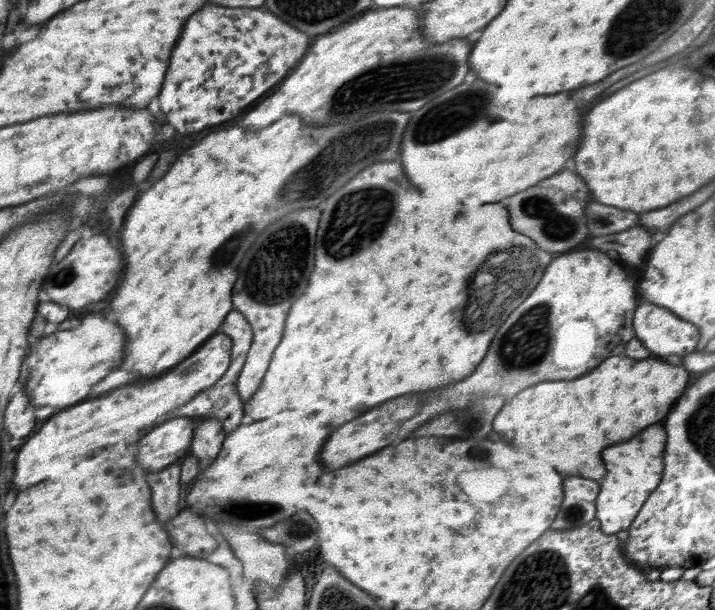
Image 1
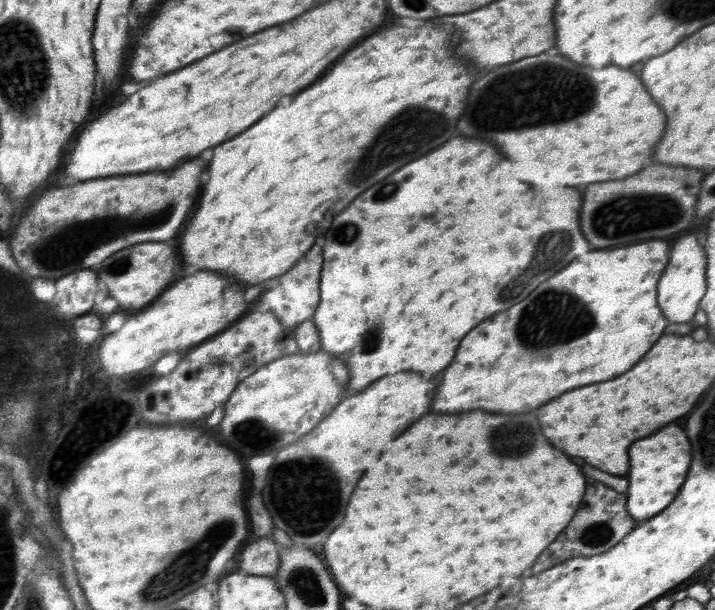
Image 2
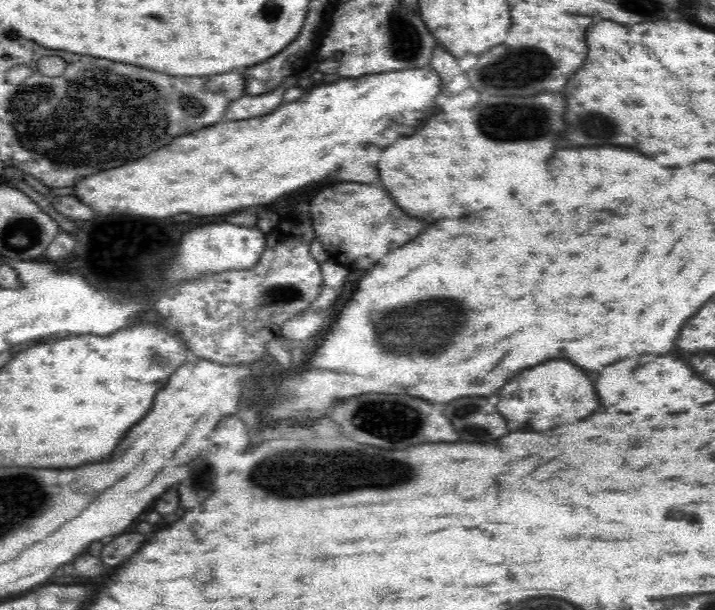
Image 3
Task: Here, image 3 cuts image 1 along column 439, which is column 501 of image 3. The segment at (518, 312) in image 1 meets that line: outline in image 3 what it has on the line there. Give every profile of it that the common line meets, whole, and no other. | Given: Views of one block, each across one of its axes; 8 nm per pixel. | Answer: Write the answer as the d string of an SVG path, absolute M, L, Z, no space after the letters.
M550 360L536 368L520 372L492 398L496 398L494 404L506 418L508 428L520 432L544 432L554 428L554 424L566 424L586 418L600 408L590 378L566 360Z

